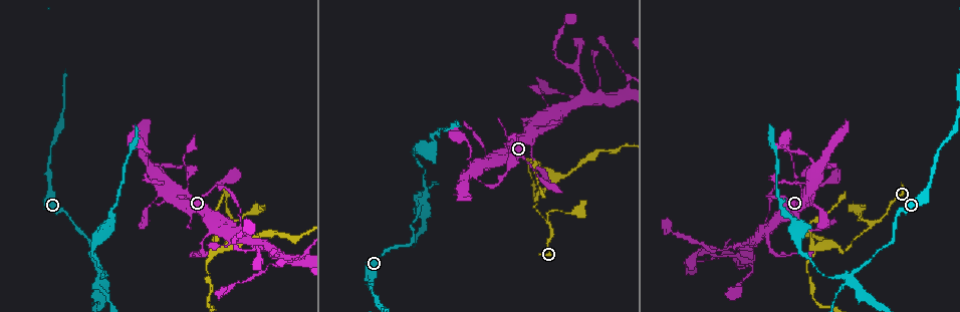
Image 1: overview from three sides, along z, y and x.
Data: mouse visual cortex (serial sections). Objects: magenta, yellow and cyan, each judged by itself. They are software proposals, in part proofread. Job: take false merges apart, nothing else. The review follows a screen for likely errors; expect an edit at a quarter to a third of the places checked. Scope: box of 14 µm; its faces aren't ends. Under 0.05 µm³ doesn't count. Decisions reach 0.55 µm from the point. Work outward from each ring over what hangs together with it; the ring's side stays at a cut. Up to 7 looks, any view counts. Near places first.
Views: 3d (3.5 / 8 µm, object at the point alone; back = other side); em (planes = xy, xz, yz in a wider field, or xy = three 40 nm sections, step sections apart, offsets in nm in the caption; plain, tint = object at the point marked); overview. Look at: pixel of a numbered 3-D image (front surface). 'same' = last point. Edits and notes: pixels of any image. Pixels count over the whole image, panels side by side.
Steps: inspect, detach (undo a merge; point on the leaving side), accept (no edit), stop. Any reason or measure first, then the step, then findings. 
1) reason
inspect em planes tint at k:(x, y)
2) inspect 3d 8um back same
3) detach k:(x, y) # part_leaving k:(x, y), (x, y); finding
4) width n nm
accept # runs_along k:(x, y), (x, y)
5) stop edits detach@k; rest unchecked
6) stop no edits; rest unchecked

inspect 3d 3.5um at 1:(872, 226)

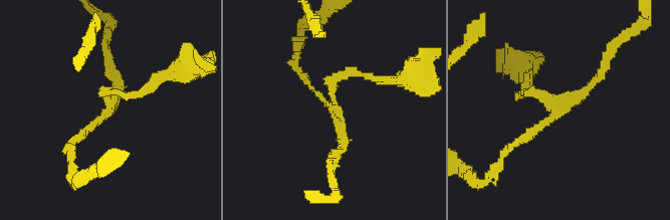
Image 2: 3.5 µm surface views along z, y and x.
inspect em xy step 1 tint at 2:(560, 106)

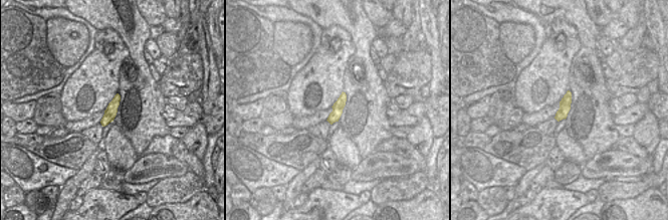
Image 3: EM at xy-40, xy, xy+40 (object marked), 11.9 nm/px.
accept # runs_along 2:(604, 66), (578, 100), (516, 144); continuous, no second cell

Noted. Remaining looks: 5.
sharp bend
inspect 3d 3.5um at 1:(843, 252)

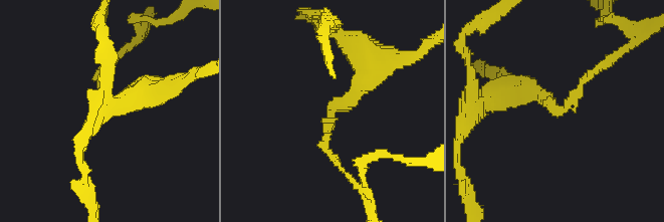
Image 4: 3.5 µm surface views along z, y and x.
arm_widths 150, 250 nm; now the EM
inspect em xy step 3 tint at 4:(558, 107)

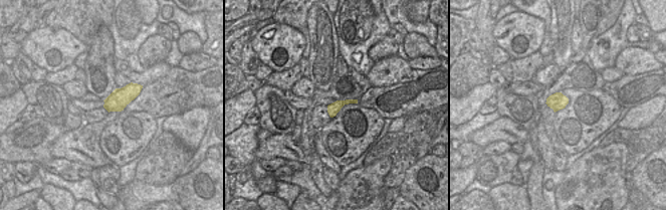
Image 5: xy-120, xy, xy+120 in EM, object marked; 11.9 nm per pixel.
detach 4:(531, 97) # part_leaving 4:(573, 98), (558, 107), (536, 92), (503, 95); a second cell is stuck on

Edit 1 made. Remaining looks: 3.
a narrow waist
inspect 3d 3.5um back at 1:(163, 164)

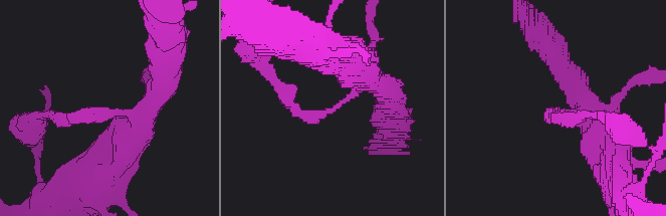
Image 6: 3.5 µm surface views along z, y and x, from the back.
need the tissue
inspect em xy step 5 tint at 6:(335, 107)

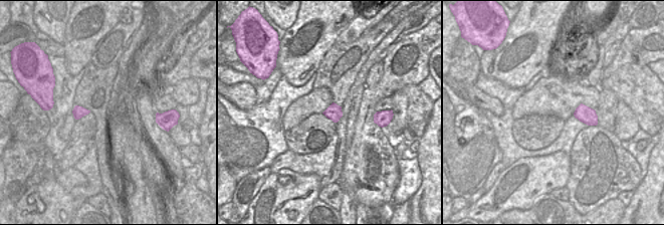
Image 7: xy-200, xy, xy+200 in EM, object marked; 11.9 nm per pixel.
width 190 nm
accept # runs_along 6:(133, 129), (133, 114), (55, 117); continuous, no second cell

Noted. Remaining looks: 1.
stop edits detach@4; rest unchecked

